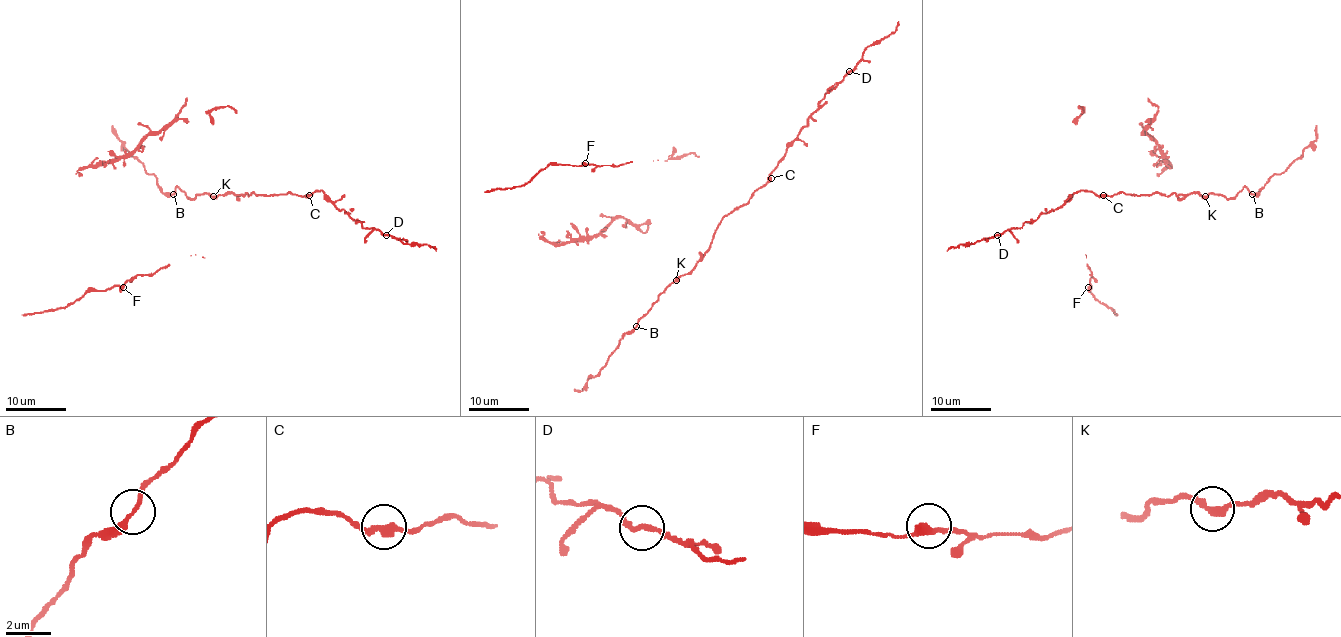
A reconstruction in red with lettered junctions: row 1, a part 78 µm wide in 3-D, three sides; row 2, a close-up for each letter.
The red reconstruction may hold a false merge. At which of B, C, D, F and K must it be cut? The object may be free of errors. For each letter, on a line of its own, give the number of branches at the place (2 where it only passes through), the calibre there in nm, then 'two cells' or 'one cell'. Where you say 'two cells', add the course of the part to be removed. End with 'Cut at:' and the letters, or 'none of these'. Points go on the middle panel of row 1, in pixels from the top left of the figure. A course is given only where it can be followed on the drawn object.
B: 2 | 240 nm | one cell
C: 2 | 340 nm | one cell
D: 2 | 200 nm | one cell
F: 2 | 340 nm | one cell
K: 2 | 340 nm | one cell
Cut at: none of these

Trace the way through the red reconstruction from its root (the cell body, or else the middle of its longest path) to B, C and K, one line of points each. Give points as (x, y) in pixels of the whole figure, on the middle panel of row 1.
B: (718, 225), (704, 255), (657, 298), (636, 327)
C: (718, 225), (771, 178)
K: (718, 225), (704, 255), (689, 272), (676, 280)

